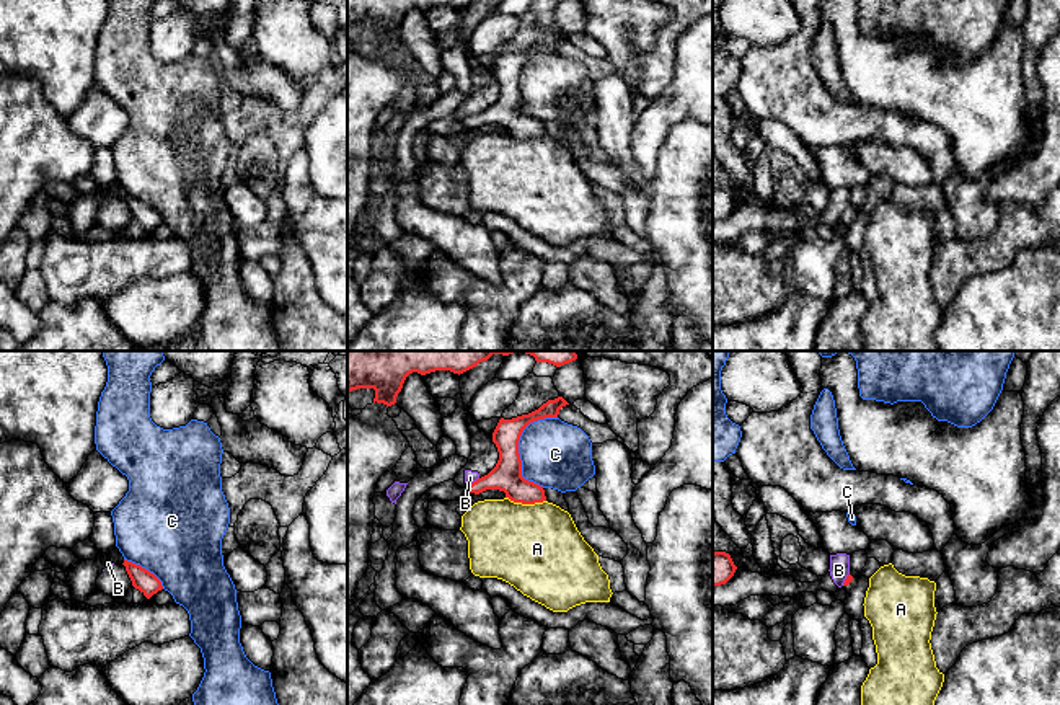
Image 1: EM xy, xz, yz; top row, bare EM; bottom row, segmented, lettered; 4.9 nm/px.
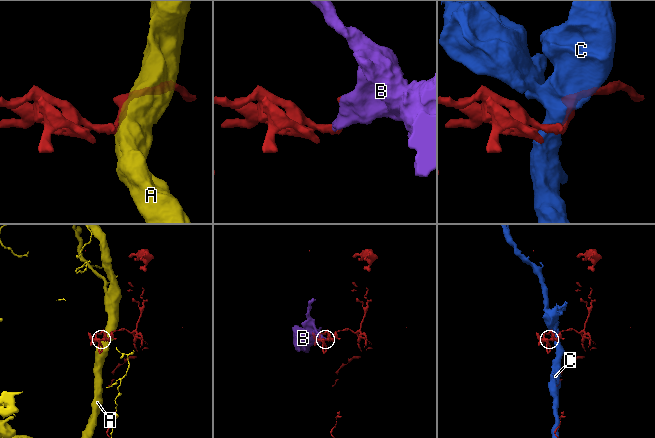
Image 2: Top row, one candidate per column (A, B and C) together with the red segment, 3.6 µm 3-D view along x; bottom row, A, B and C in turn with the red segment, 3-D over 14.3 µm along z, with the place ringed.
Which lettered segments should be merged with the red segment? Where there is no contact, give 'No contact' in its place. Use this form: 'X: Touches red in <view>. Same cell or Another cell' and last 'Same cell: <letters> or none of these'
A: Touches red in xz. Another cell
B: Touches red in xz. Another cell
C: Touches red in xz. Another cell
Same cell: none of these

